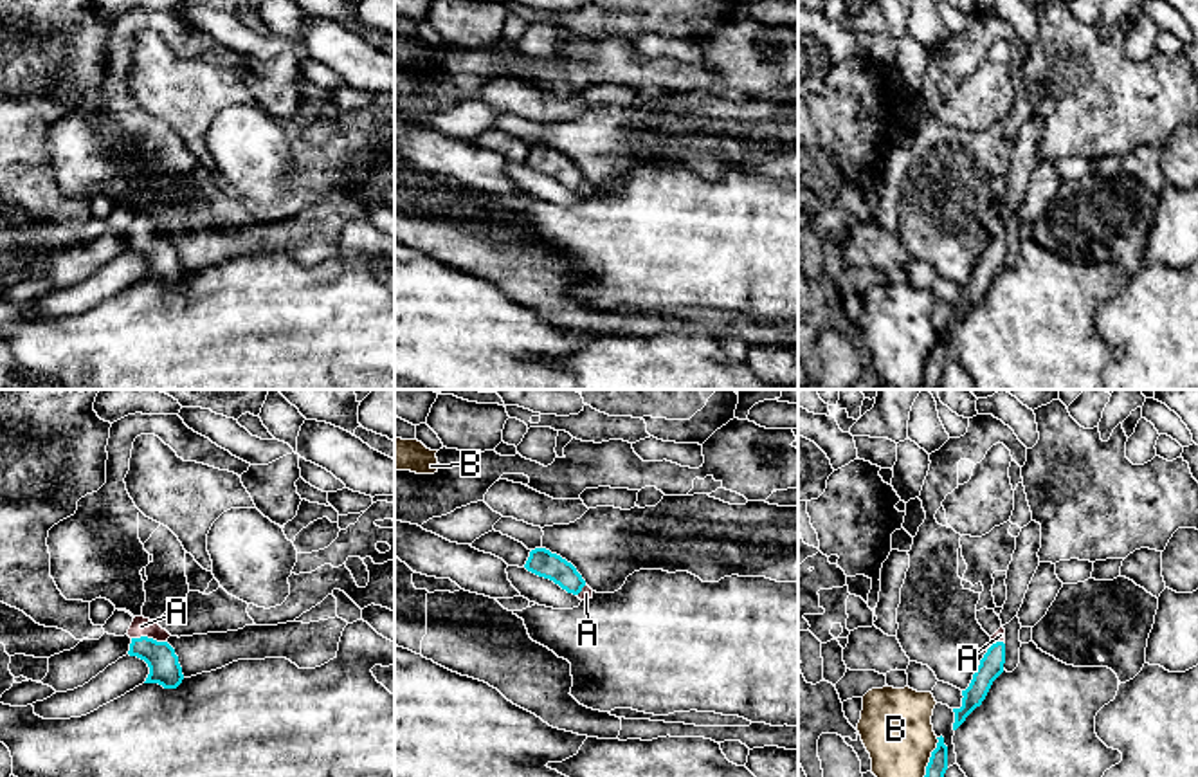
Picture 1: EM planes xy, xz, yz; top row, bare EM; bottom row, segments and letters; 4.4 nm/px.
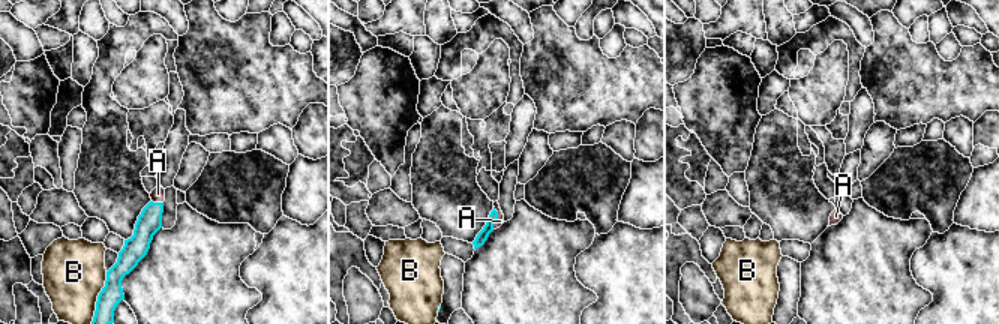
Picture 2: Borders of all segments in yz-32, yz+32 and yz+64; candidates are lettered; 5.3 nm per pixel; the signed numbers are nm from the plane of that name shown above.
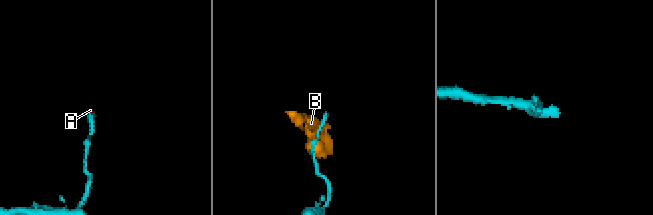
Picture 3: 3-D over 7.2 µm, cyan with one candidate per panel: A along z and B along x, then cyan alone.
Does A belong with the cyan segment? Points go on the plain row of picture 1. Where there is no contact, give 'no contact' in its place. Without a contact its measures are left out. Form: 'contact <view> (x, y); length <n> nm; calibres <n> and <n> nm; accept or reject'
contact xy (150, 235); length 160 nm; calibres 140 and 90 nm; accept

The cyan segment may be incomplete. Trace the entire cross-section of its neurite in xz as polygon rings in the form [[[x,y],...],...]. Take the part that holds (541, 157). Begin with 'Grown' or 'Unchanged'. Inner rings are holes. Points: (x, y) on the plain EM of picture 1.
Grown. [[[546,144],[531,146],[524,164],[539,173],[553,177],[580,197],[593,195],[593,186],[585,180],[576,164]]]

